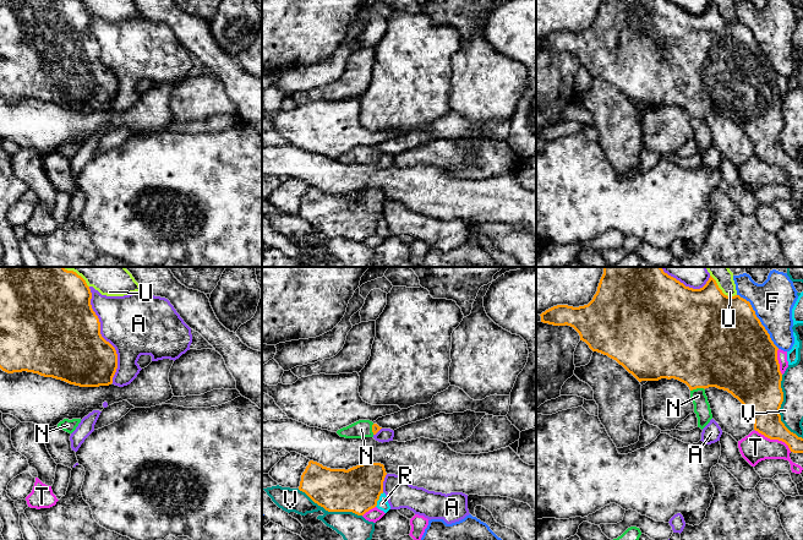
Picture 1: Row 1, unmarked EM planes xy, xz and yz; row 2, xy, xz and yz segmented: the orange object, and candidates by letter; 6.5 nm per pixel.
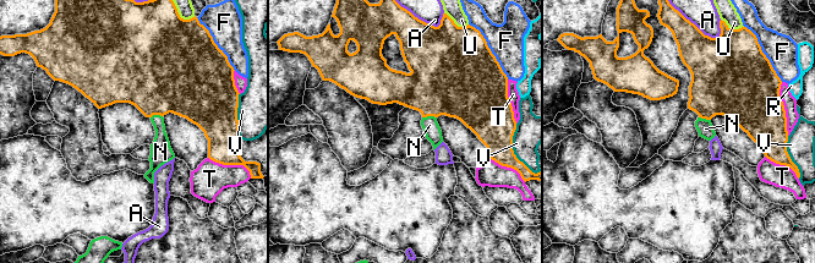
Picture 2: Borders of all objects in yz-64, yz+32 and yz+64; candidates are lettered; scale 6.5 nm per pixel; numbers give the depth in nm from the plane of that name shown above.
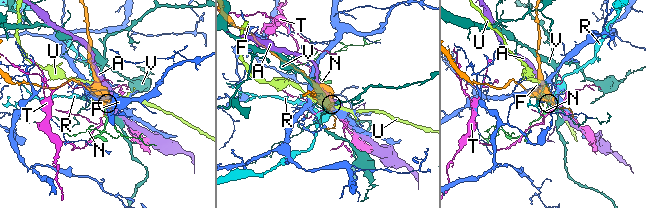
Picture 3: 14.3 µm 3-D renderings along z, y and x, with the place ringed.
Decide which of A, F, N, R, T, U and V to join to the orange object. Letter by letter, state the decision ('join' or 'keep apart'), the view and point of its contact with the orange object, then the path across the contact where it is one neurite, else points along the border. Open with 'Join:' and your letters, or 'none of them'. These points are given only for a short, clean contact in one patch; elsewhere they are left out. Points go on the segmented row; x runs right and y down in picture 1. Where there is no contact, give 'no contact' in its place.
Join: N
A: keep apart; meets orange in xy at (100, 334)
F: keep apart; meets orange in yz at (759, 320)
N: join; meets orange in yz at (697, 387); runs through yz (700, 349), (697, 387), (702, 408)
R: keep apart; meets orange in xz at (378, 498); border along xz (383, 492), (375, 506)
T: keep apart; meets orange in yz at (774, 438)
U: keep apart; meets orange in yz at (721, 290)
V: keep apart; meets orange in yz at (779, 409)

